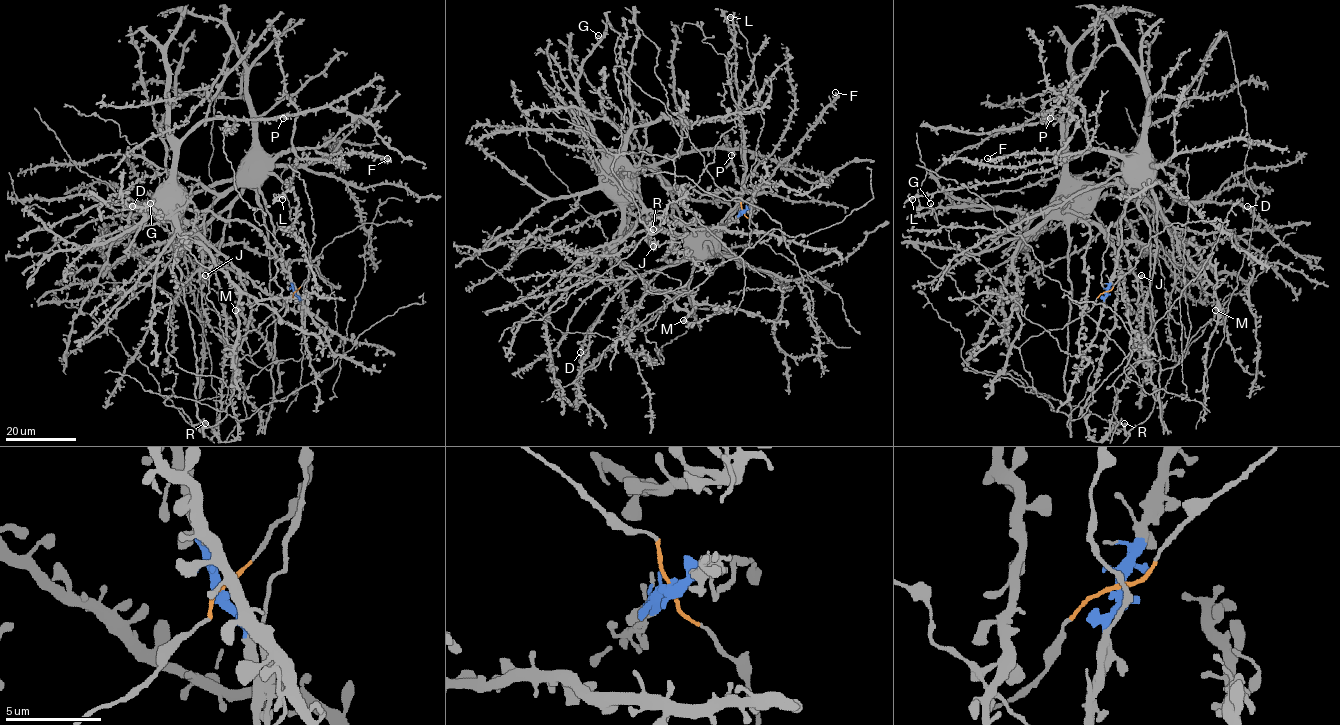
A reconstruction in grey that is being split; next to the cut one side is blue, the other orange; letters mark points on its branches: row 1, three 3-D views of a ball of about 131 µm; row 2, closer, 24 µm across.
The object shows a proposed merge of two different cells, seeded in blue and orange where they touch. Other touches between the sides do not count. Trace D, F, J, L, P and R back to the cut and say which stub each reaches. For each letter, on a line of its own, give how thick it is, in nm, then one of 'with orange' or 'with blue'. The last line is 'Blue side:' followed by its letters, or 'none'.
D: 360 nm | with blue
F: 280 nm | with blue
J: 550 nm | with blue
L: 260 nm | with blue
P: 480 nm | with orange
R: 360 nm | with orange
Blue side: D, F, J, L

